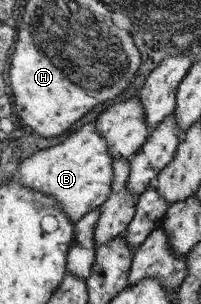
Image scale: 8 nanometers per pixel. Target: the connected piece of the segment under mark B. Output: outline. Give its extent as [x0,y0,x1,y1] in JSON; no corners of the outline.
[17,122,112,224]

